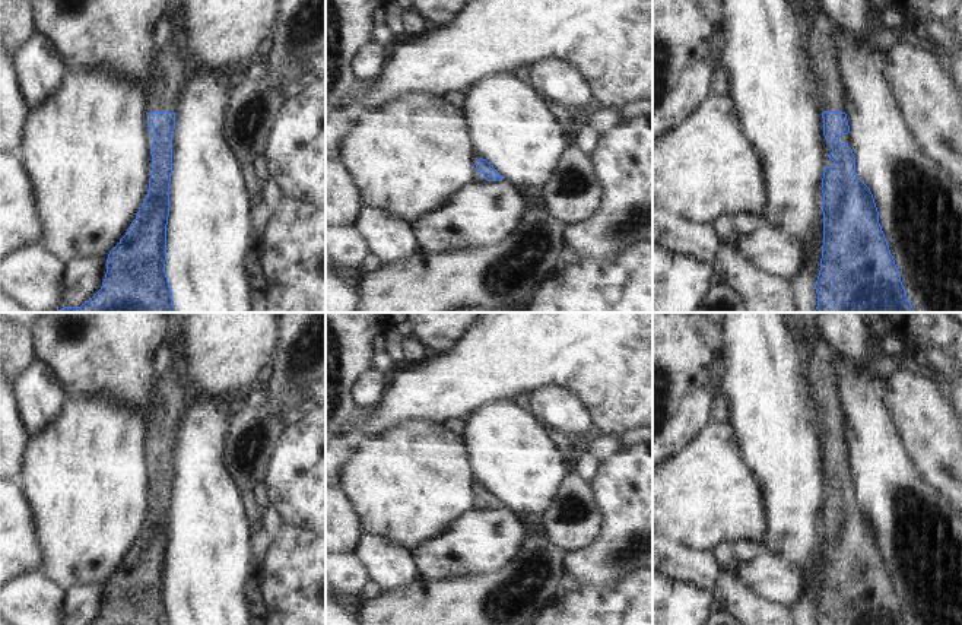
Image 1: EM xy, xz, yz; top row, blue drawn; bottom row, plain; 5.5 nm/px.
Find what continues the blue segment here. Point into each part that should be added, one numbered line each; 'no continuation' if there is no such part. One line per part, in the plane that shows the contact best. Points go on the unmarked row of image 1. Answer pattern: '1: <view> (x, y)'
1: xy (162, 419).

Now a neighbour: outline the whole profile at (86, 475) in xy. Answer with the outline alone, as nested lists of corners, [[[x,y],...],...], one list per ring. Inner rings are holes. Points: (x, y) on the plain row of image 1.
[[[69,396],[61,415],[44,432],[32,437],[20,483],[28,491],[32,507],[38,515],[39,534],[47,555],[44,571],[67,590],[88,584],[108,583],[136,546],[149,517],[152,482],[146,463],[146,415],[136,407],[127,406],[117,396]]]

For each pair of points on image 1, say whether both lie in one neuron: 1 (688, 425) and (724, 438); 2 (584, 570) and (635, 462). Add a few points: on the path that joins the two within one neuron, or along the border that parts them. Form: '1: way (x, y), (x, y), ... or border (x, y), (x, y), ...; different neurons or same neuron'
1: border (708, 424), (678, 453); different neurons
2: way (610, 543), (628, 526), (628, 488); same neuron

